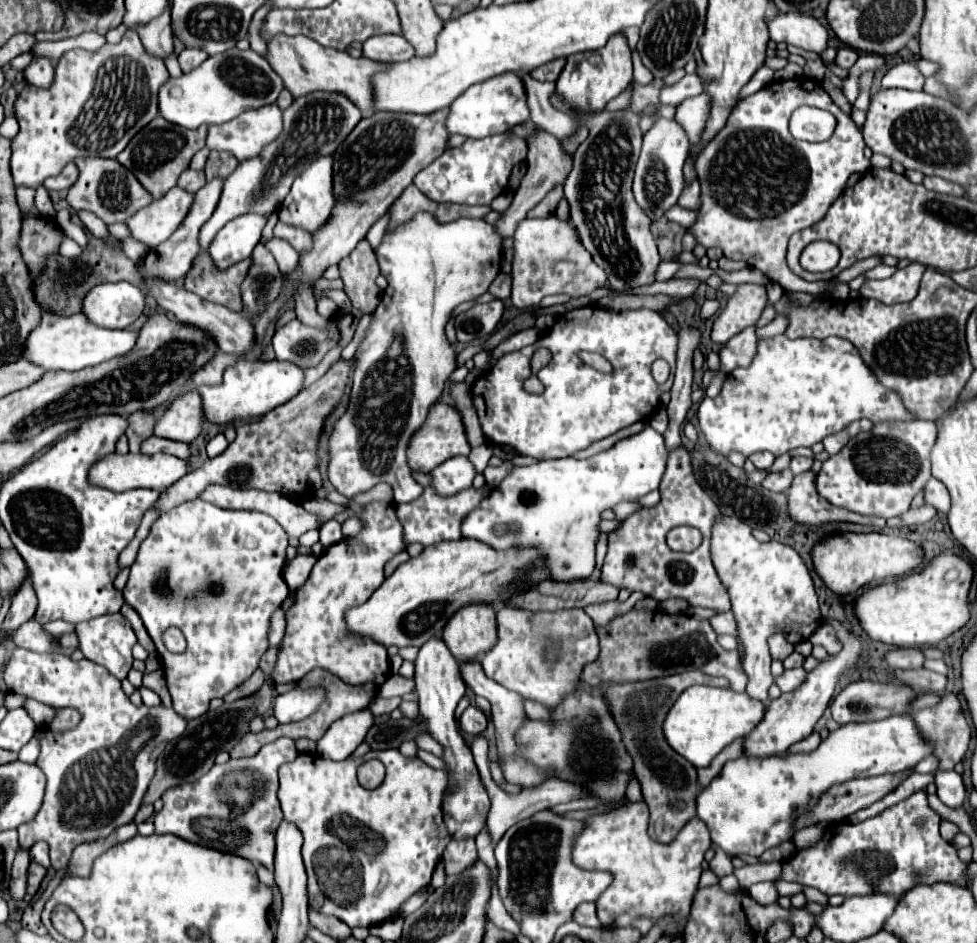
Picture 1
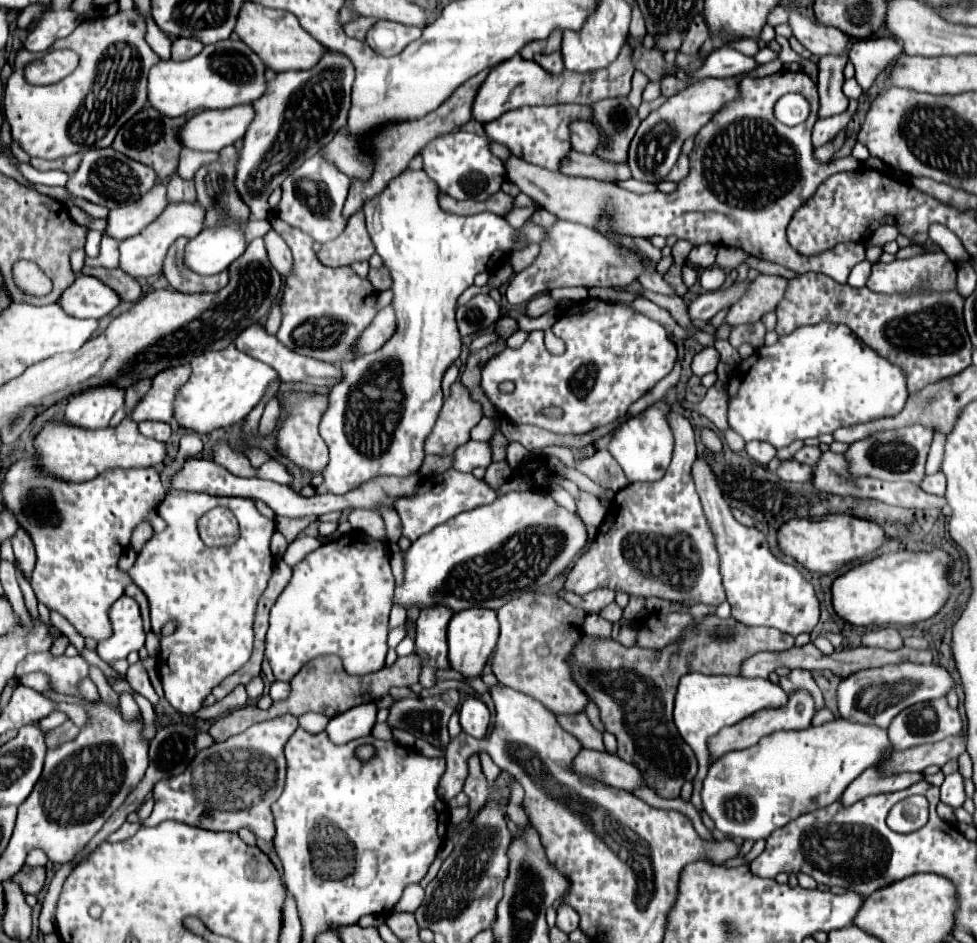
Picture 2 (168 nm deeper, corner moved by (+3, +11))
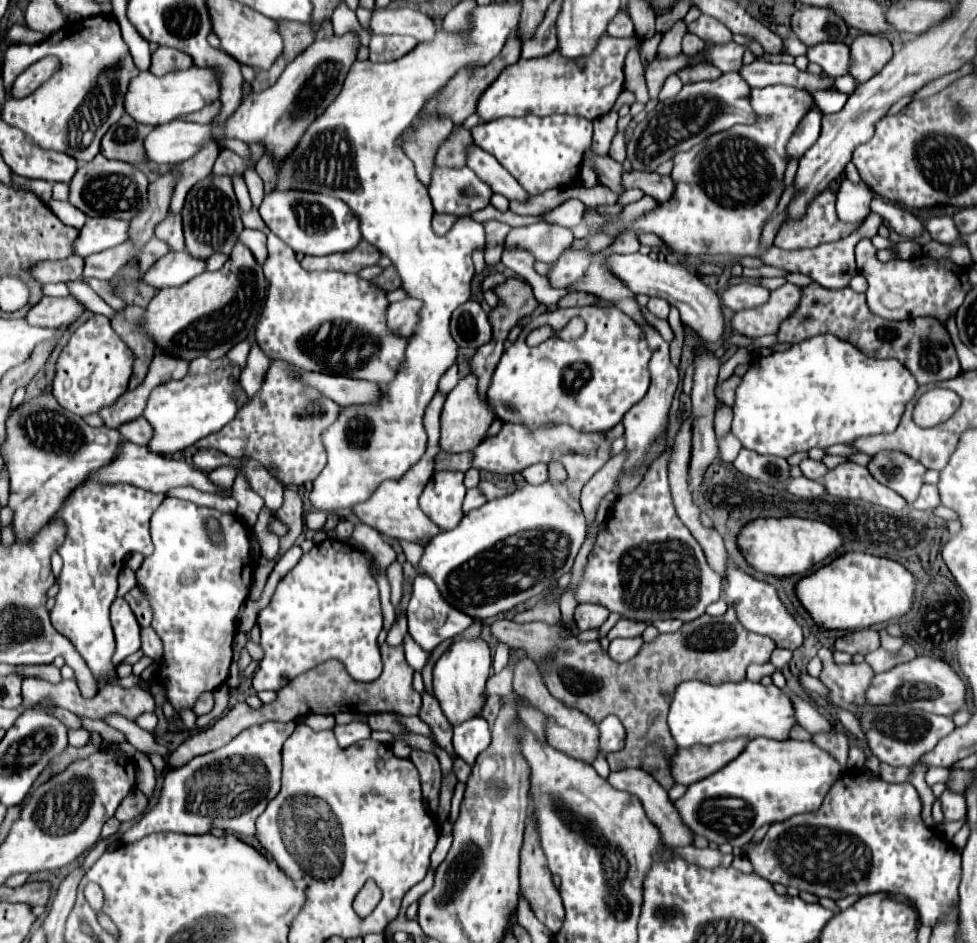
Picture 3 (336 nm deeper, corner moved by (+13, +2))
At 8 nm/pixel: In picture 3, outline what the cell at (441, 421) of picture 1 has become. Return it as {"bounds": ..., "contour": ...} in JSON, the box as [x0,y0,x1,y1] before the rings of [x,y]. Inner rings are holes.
{"bounds":[439,375,495,453],"contour":[[[473,375],[463,377],[457,387],[447,395],[443,413],[441,413],[441,439],[439,439],[439,447],[445,453],[463,453],[463,451],[471,451],[473,447],[477,447],[477,443],[483,441],[491,421],[495,419],[495,413],[491,411],[491,407],[487,407],[485,401],[477,399],[477,379]]]}

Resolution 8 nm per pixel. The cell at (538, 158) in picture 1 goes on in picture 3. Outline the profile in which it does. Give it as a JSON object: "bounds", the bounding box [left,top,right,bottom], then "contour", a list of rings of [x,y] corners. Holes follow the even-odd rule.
{"bounds":[621,171,673,203],"contour":[[[643,171],[623,173],[621,185],[627,189],[641,189],[643,193],[655,197],[659,203],[667,201],[673,193],[671,177],[663,177],[659,173],[643,173]]]}

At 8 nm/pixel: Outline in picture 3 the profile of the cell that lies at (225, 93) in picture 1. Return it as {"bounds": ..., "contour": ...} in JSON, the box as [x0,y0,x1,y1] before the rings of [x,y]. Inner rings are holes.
{"bounds":[125,65,221,125],"contour":[[[193,65],[191,69],[173,71],[163,77],[157,77],[151,71],[143,71],[129,83],[129,89],[125,95],[125,111],[137,123],[163,125],[163,123],[169,123],[187,113],[199,111],[205,105],[219,101],[219,99],[221,99],[221,85],[219,85],[219,77],[217,77],[215,69],[209,69],[209,67],[205,69],[205,67]]]}

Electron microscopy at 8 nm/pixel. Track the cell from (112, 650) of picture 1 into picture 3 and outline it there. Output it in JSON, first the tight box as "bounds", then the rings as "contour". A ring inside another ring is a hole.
{"bounds":[111,597,141,665],"contour":[[[121,597],[115,599],[111,607],[113,607],[111,623],[113,623],[113,631],[115,631],[115,641],[117,641],[117,649],[113,653],[113,665],[119,665],[125,657],[139,651],[139,647],[141,647],[139,623],[125,599],[121,599]]]}

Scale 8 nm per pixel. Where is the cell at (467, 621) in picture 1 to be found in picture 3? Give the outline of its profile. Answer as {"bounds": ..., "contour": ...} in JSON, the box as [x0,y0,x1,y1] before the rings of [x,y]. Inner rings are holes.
{"bounds":[433,635,491,725],"contour":[[[479,635],[477,639],[459,639],[453,641],[451,647],[441,655],[441,659],[433,667],[433,689],[435,697],[451,721],[451,725],[459,725],[481,713],[485,703],[485,681],[491,671],[491,653],[485,639]]]}

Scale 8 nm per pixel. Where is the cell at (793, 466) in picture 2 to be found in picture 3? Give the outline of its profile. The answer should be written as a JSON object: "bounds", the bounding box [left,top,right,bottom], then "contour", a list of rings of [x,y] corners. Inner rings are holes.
{"bounds":[787,477,825,499],"contour":[[[795,477],[795,479],[789,479],[787,491],[801,499],[815,499],[825,493],[825,487],[819,481],[811,481],[807,477]]]}

